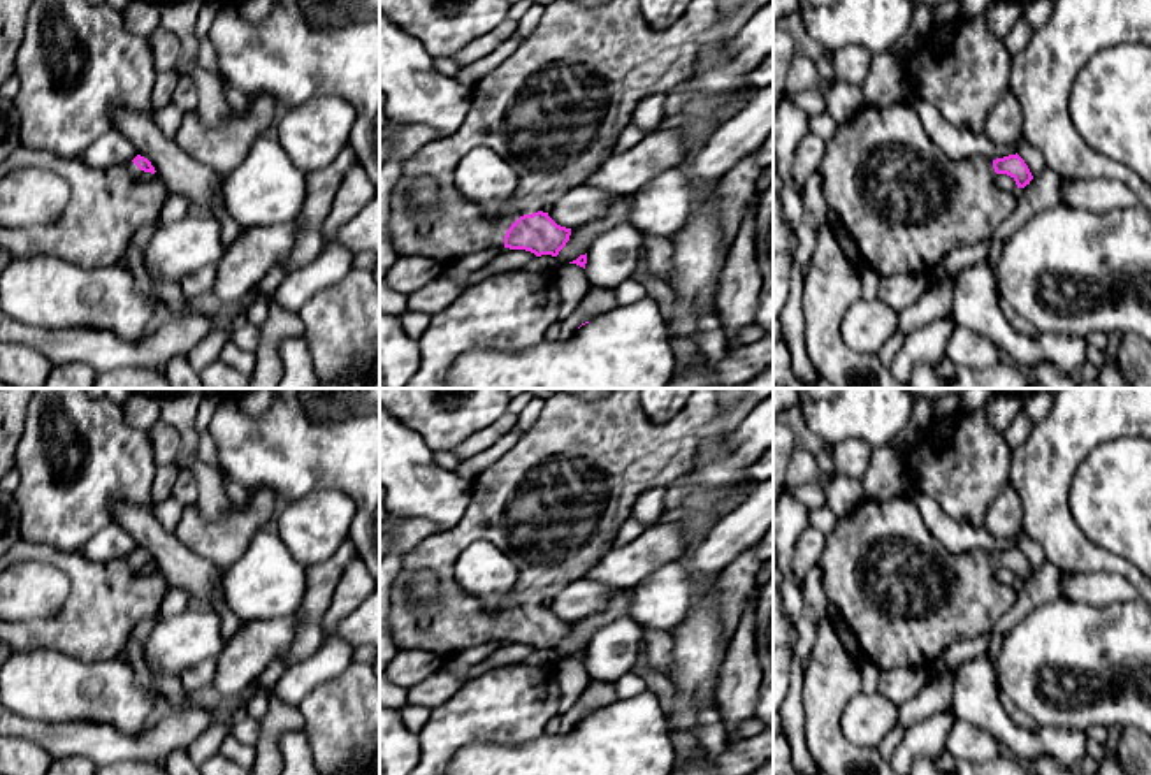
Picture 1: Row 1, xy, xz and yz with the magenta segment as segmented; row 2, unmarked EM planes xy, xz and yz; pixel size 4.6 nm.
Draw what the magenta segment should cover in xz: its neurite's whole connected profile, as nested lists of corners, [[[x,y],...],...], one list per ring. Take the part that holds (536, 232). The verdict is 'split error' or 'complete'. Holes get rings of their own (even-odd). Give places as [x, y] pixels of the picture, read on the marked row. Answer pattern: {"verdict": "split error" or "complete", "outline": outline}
{"verdict": "split error", "outline": [[[571,0],[548,4],[538,28],[471,88],[462,127],[404,160],[399,190],[392,199],[390,239],[395,255],[434,258],[443,265],[499,246],[557,257],[571,228],[557,225],[548,211],[573,186],[585,185],[612,155],[634,107],[650,95],[668,93],[685,83],[703,47],[733,39],[770,2],[747,0],[731,16],[722,16],[719,0],[691,0],[668,28],[652,28],[640,0],[608,0],[599,7]],[[478,146],[494,149],[517,172],[515,193],[501,207],[501,218],[511,225],[508,230],[455,186],[457,163]],[[420,177],[432,177],[439,193],[434,223],[425,234],[416,230],[409,206],[409,185]]]}

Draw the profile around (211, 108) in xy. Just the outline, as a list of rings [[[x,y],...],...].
[[[181,58],[176,65],[176,70],[186,70],[195,81],[197,102],[193,111],[197,112],[200,123],[211,128],[223,125],[230,116],[230,107],[223,97],[220,76],[200,63],[192,65],[185,58]]]

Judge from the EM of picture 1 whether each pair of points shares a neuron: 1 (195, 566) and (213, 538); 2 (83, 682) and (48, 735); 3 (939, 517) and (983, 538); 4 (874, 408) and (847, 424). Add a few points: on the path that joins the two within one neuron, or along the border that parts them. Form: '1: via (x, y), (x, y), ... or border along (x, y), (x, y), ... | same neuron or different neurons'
1: border along (173, 533), (188, 549), (224, 570) | different neurons
2: border along (18, 712), (51, 723), (97, 724) | different neurons
3: via (949, 528), (960, 538), (972, 538) | same neuron
4: via (867, 408), (854, 417) | same neuron

